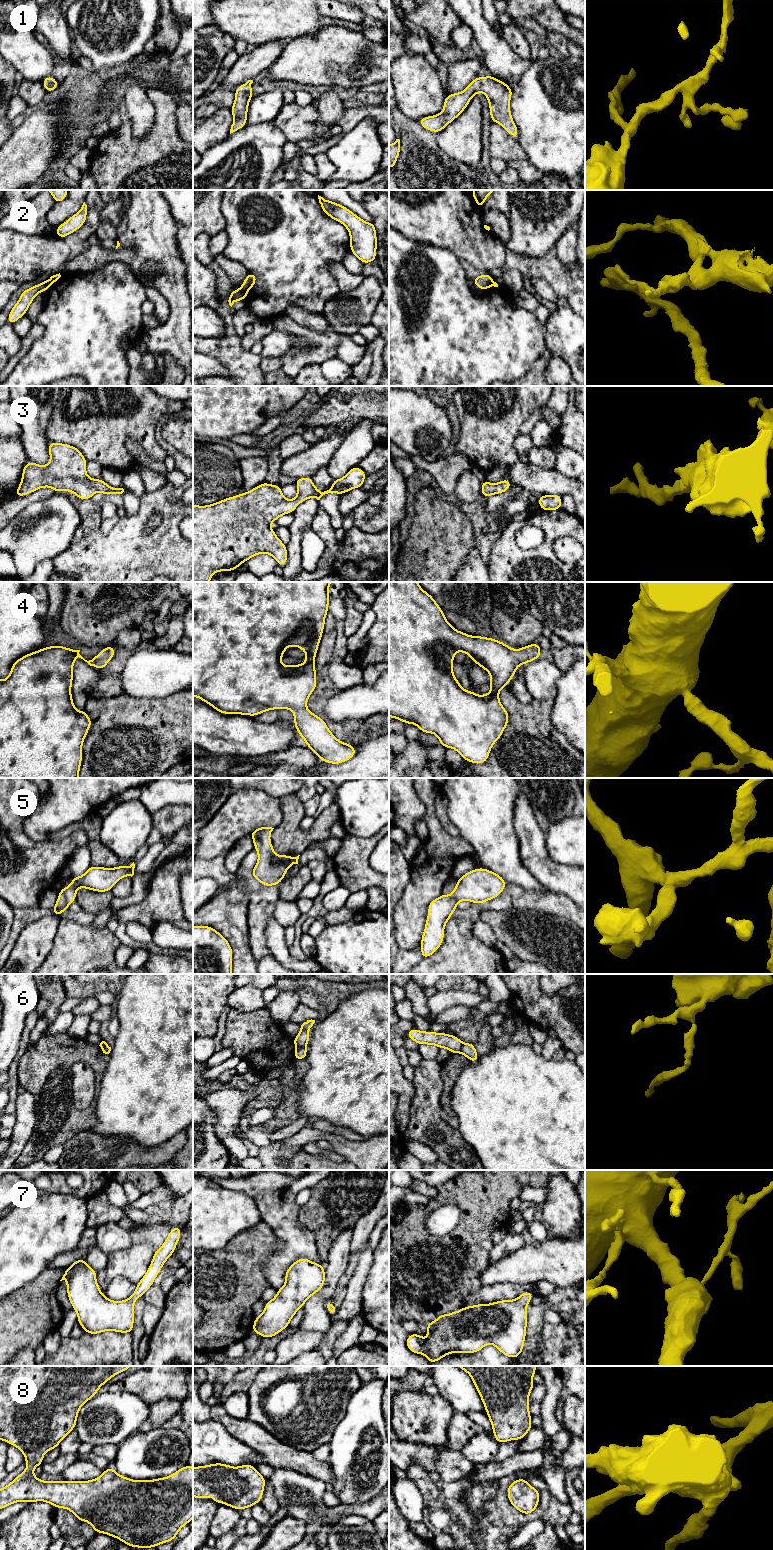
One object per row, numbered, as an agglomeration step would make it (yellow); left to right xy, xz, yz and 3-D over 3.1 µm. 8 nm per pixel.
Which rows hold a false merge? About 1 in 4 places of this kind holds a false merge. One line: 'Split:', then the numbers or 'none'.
Split: 2, 6

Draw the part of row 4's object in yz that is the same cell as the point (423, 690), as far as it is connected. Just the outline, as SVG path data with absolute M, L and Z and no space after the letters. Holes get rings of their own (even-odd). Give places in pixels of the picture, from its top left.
M389 582L389 717L399 719L405 724L415 724L419 727L420 732L437 735L439 743L444 748L455 749L462 758L468 762L483 764L487 761L492 746L502 736L505 727L509 723L509 714L499 700L499 691L509 684L520 664L525 665L530 661L539 659L541 651L542 648L537 642L518 648L515 651L510 646L499 640L481 637L479 635L471 636L464 632L460 632L451 626L451 624L446 620L442 609L435 602L435 599L429 593L424 591L417 582ZM458 651L463 651L466 655L470 656L474 663L478 664L491 675L491 680L489 682L491 690L488 694L477 695L472 690L466 691L461 687L460 682L455 678L452 670L454 655Z

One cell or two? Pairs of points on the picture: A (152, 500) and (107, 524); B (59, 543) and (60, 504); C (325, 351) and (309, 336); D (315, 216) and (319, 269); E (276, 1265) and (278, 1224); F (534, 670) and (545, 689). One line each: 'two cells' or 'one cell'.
A: two cells
B: one cell
C: one cell
D: one cell
E: one cell
F: one cell

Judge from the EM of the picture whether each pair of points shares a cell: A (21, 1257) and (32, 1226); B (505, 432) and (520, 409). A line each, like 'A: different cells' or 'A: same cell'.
A: same cell
B: same cell

